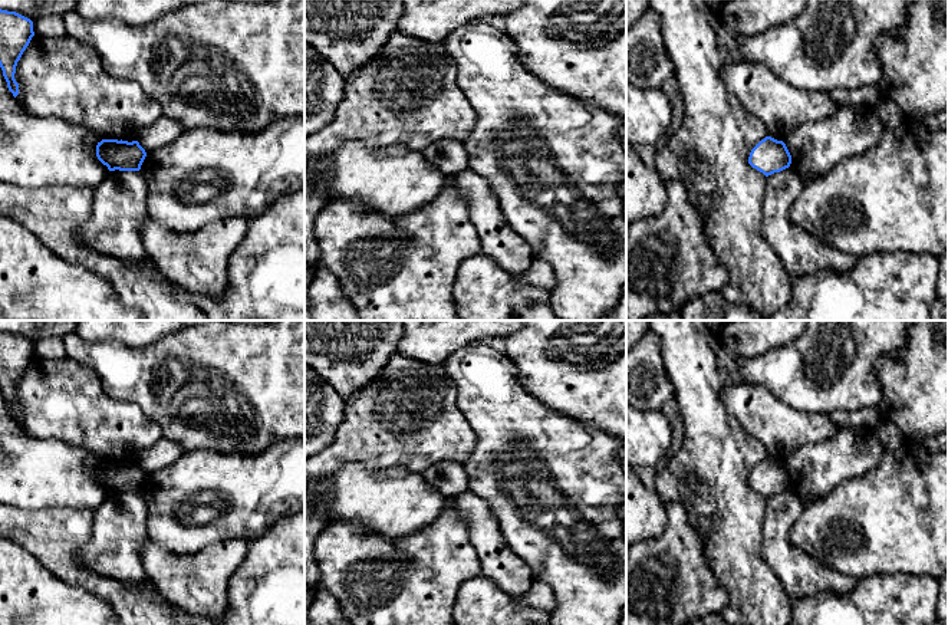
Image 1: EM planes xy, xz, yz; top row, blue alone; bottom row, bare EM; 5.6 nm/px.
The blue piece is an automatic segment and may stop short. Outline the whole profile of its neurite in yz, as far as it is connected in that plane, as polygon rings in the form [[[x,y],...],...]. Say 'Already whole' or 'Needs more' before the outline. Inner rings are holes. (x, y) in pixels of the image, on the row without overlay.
Already whole. [[[766,458],[751,471],[748,486],[768,499],[789,490],[791,477],[783,463]]]

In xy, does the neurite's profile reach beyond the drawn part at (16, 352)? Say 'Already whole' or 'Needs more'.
Already whole

